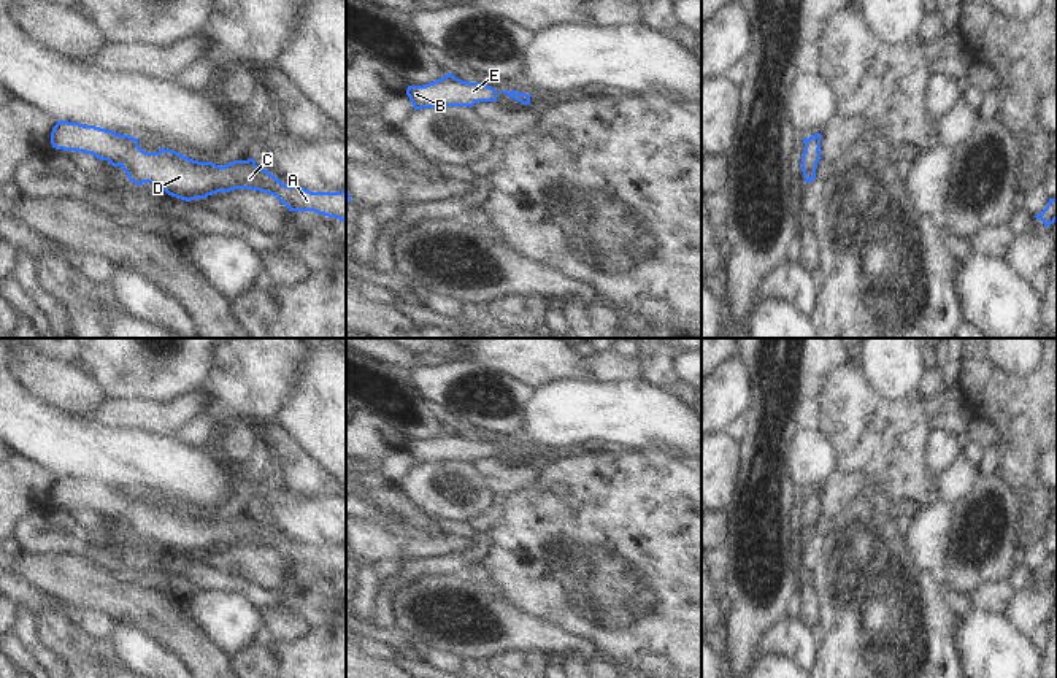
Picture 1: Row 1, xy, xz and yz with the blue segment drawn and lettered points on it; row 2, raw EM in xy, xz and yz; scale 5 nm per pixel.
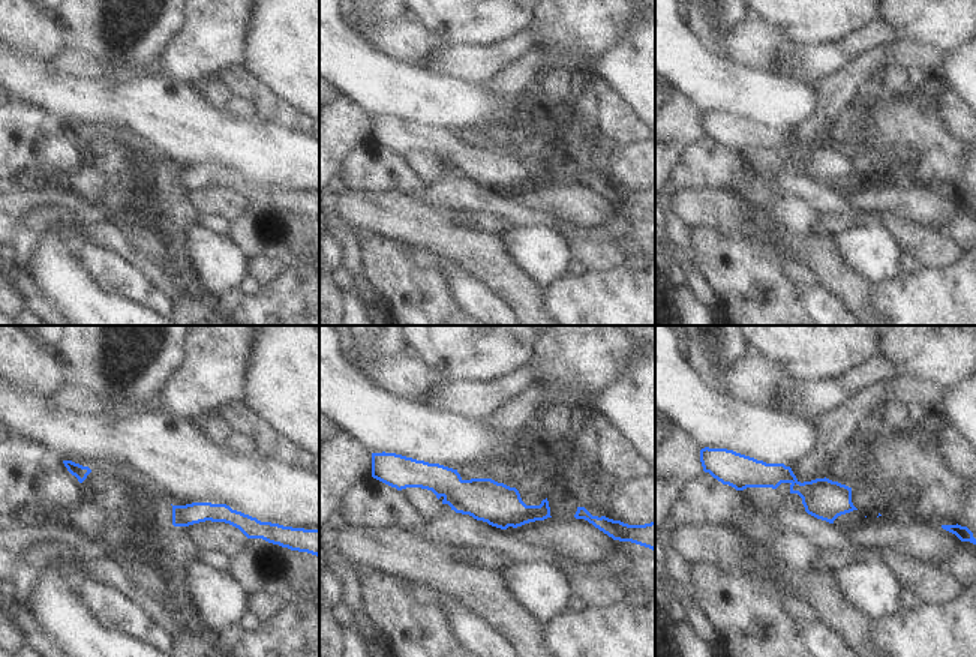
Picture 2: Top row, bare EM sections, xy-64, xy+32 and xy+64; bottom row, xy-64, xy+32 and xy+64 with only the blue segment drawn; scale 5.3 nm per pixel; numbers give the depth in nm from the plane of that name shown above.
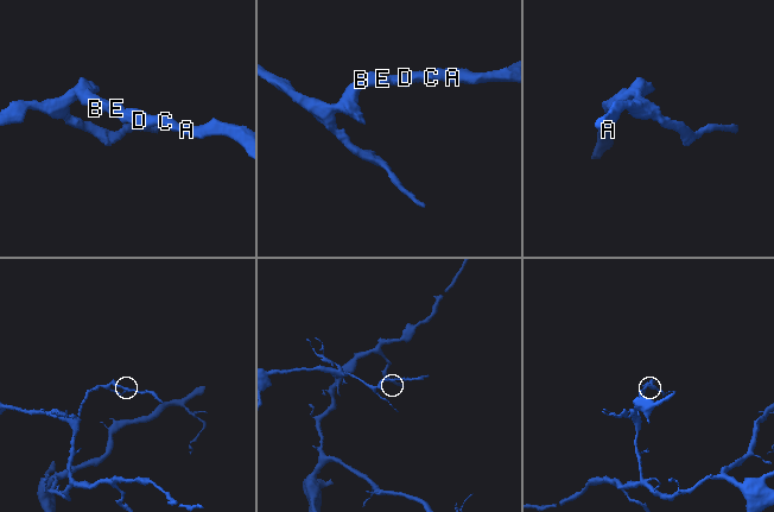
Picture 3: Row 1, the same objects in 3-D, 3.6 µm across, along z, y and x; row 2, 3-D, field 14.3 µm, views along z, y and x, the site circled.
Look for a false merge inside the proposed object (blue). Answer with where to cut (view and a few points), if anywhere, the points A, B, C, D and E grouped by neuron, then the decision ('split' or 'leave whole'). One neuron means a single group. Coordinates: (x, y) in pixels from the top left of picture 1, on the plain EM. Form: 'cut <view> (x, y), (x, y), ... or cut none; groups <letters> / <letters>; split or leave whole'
cut none; groups A B C D E; leave whole

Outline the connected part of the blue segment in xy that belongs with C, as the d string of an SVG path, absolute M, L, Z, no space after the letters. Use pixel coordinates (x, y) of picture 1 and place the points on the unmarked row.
M57 476L51 500L57 507L78 507L108 516L113 522L121 522L136 541L151 538L186 557L251 545L275 551L289 567L314 567L346 578L346 546L311 548L302 541L286 541L268 526L257 522L254 514L221 522L165 503L146 508L138 502L138 494L68 476Z

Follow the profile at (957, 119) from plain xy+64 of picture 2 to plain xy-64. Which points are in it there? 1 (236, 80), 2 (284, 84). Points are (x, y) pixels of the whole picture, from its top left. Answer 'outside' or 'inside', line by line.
1: inside
2: outside

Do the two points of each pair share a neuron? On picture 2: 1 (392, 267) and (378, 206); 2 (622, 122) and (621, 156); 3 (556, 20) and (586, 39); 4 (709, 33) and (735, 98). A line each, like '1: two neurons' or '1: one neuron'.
1: two neurons
2: two neurons
3: one neuron
4: two neurons

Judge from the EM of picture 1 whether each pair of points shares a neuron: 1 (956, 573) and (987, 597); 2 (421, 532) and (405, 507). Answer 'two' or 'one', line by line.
1: two
2: one

